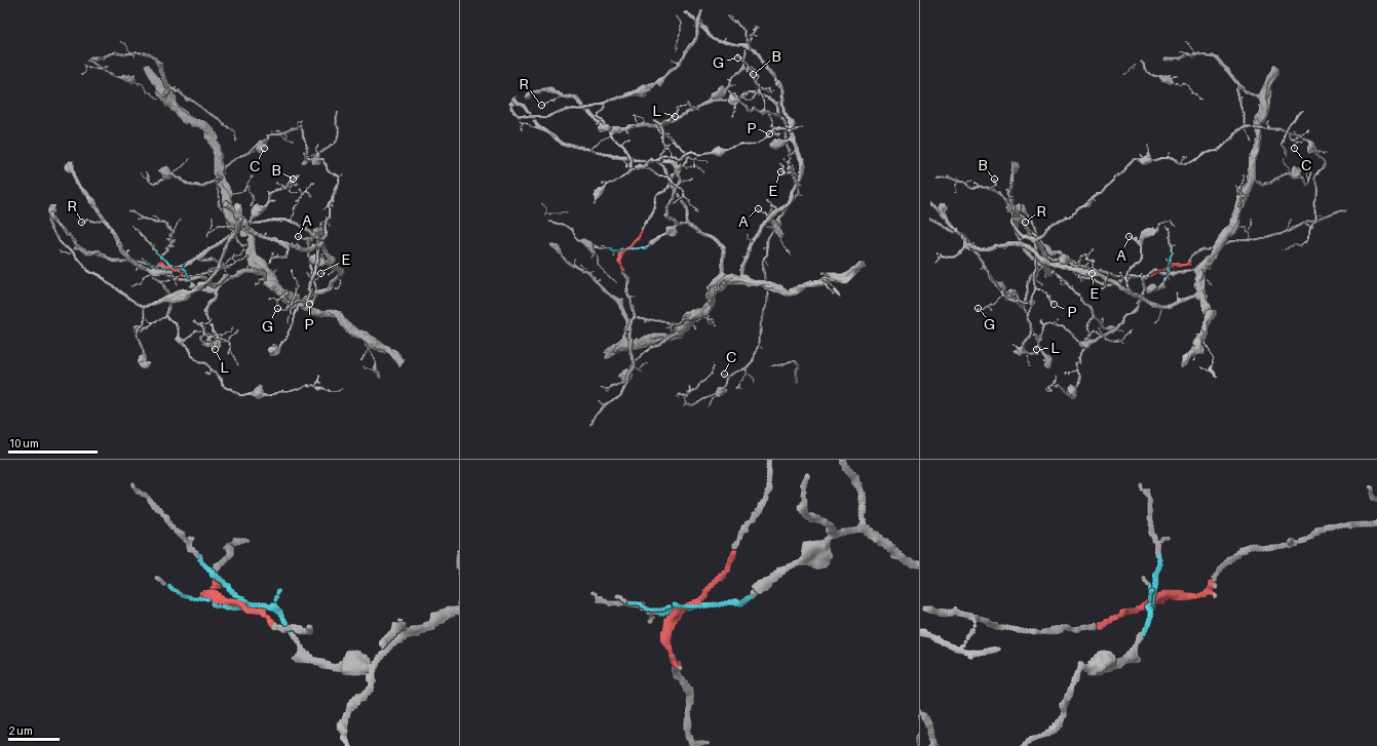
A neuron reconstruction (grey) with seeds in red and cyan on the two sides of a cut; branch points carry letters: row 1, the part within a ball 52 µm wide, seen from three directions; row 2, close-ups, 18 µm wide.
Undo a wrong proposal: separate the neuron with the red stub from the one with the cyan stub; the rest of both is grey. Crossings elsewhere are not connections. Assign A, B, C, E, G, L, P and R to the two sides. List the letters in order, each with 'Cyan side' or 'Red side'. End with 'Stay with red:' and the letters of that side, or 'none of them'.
A: Cyan side
B: Red side
C: Red side
E: Cyan side
G: Red side
L: Cyan side
P: Red side
R: Red side
Stay with red: B, C, G, P, R

